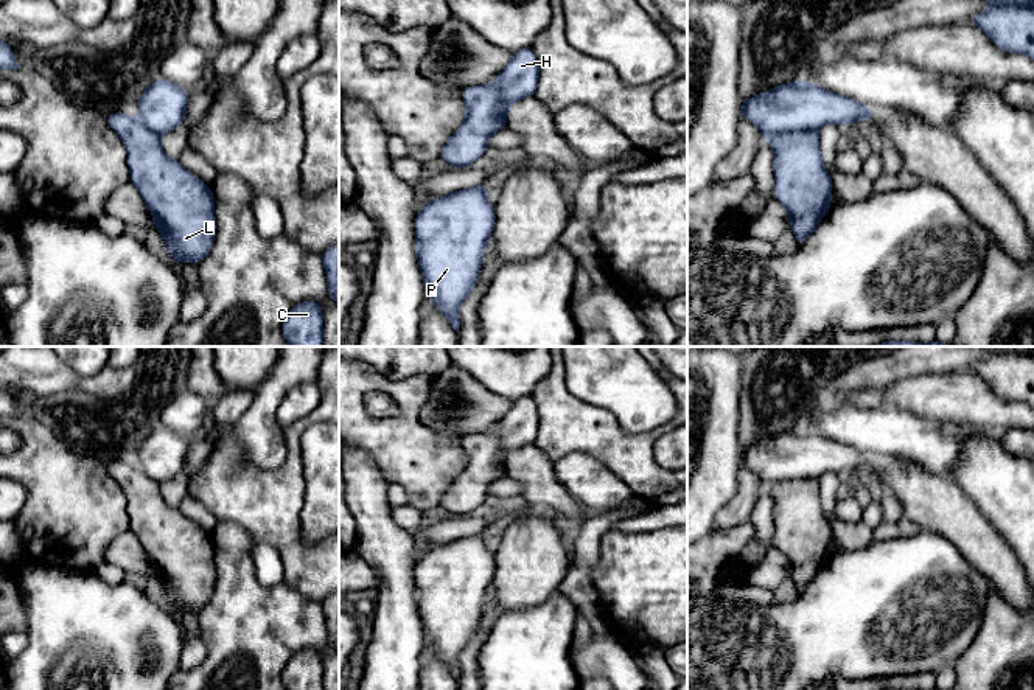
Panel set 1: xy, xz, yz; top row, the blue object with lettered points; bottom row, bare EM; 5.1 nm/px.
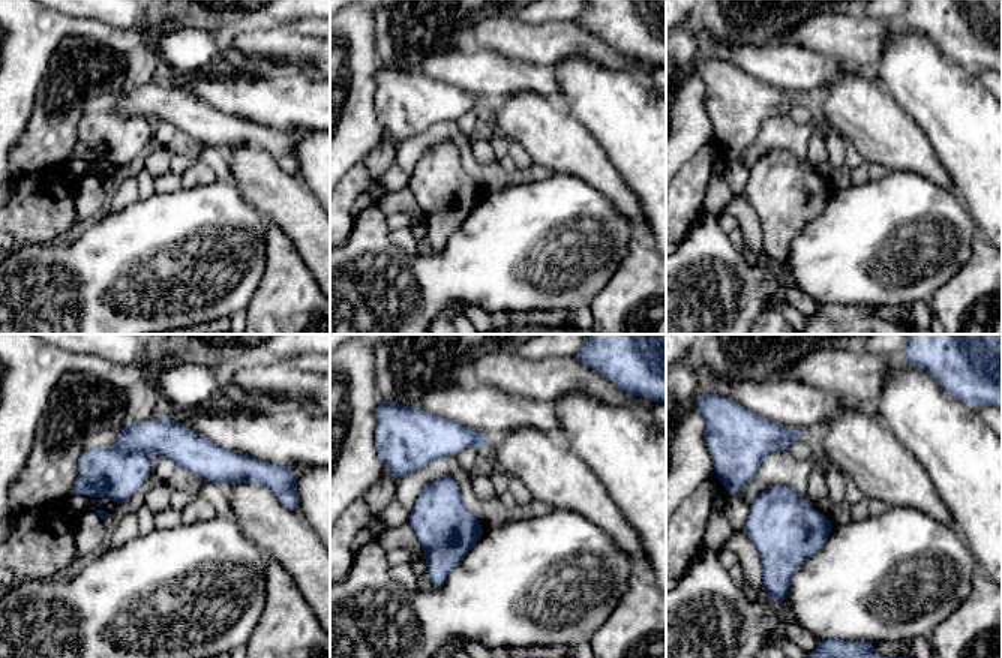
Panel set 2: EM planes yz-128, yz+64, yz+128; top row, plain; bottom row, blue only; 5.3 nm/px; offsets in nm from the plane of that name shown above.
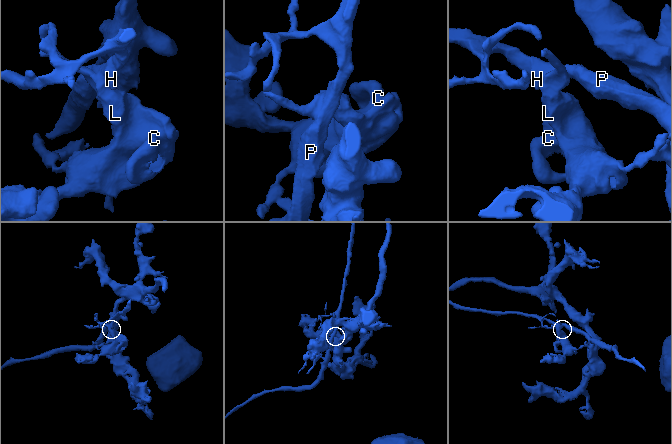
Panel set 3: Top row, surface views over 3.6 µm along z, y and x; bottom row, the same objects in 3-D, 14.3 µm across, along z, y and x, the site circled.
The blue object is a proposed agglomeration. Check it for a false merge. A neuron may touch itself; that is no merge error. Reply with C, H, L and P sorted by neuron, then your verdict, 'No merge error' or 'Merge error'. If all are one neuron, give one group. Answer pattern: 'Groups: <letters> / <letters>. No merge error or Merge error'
Groups: C L / H P. Merge error

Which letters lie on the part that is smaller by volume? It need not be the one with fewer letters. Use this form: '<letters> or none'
C, L

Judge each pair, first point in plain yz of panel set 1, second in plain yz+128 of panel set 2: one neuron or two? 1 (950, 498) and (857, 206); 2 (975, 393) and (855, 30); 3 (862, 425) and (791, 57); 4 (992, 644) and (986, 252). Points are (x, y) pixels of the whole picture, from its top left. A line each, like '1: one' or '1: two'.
1: two
2: one
3: one
4: one

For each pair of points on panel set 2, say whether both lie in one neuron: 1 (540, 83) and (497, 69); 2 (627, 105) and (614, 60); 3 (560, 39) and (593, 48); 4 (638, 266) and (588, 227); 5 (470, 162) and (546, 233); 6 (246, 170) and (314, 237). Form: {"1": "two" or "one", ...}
{"1": "one", "2": "two", "3": "one", "4": "two", "5": "two", "6": "one"}

